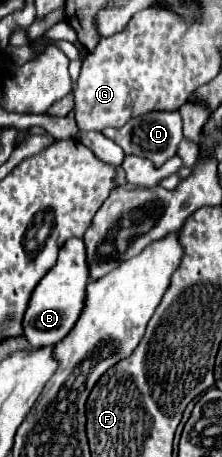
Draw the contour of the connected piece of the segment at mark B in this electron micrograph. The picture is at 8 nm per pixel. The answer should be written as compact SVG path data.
M79 238L67 240L63 250L59 252L59 260L51 272L37 284L25 320L23 320L23 330L25 338L33 348L45 348L45 346L55 346L59 340L63 340L71 328L75 326L75 320L79 320L79 312L83 312L83 296L85 296L85 286L89 284L89 272L87 272L87 254L85 254L85 244Z

